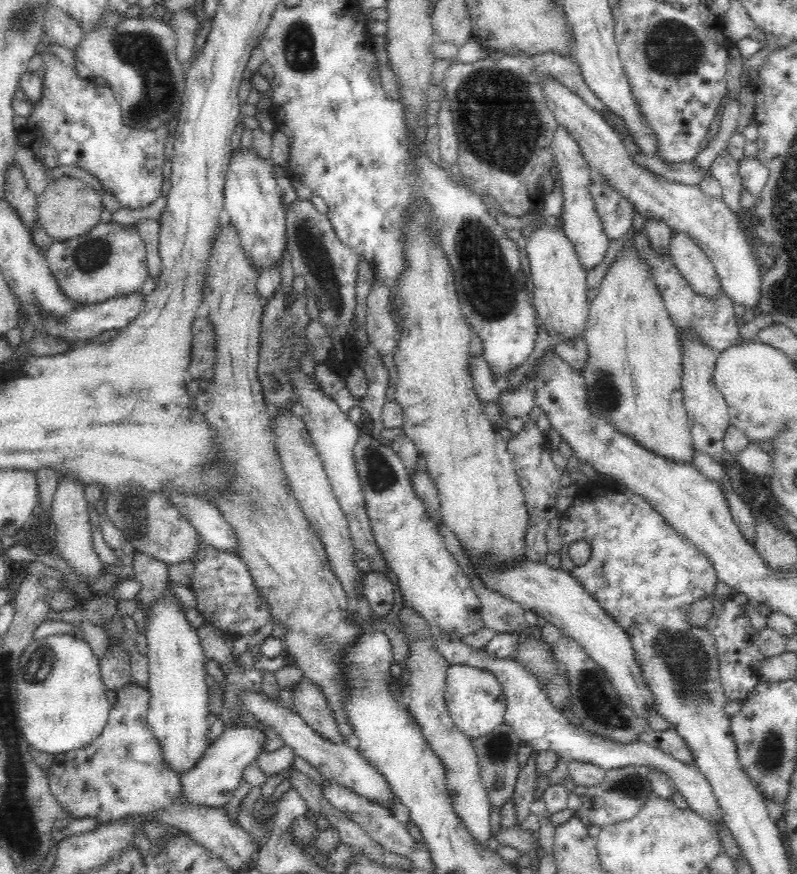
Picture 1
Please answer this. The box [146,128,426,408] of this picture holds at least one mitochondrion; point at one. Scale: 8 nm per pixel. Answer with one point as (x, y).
(314, 252)

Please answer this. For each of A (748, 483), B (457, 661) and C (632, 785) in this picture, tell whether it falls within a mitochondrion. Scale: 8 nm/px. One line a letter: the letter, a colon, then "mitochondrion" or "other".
A: other
B: other
C: mitochondrion

